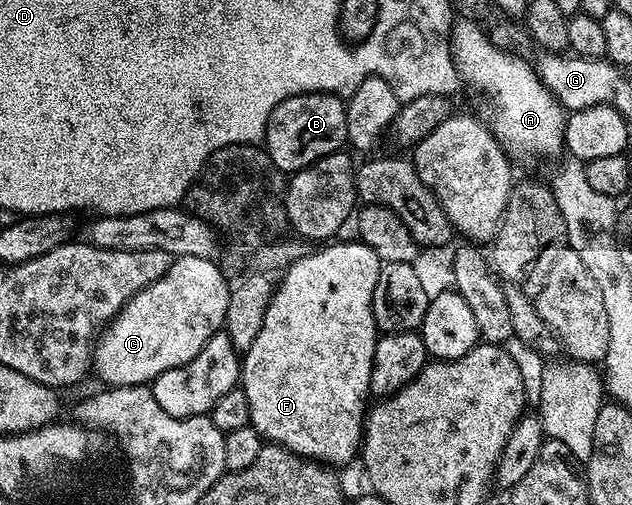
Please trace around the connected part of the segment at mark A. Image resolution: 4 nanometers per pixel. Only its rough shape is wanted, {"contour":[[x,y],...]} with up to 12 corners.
{"contour":[[475,18],[452,24],[463,86],[513,160],[565,150],[566,112]]}

